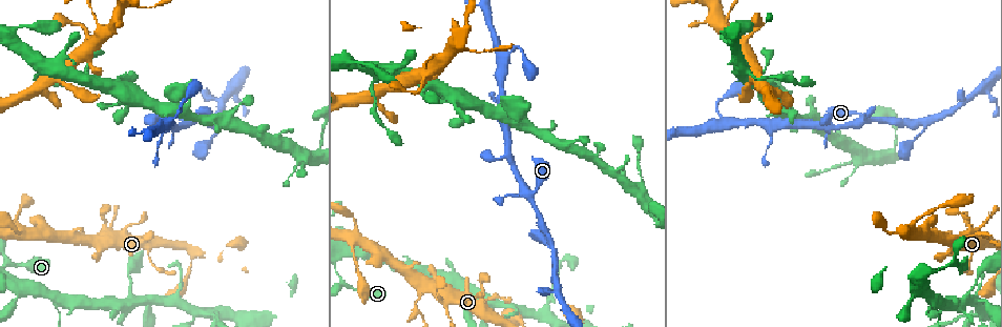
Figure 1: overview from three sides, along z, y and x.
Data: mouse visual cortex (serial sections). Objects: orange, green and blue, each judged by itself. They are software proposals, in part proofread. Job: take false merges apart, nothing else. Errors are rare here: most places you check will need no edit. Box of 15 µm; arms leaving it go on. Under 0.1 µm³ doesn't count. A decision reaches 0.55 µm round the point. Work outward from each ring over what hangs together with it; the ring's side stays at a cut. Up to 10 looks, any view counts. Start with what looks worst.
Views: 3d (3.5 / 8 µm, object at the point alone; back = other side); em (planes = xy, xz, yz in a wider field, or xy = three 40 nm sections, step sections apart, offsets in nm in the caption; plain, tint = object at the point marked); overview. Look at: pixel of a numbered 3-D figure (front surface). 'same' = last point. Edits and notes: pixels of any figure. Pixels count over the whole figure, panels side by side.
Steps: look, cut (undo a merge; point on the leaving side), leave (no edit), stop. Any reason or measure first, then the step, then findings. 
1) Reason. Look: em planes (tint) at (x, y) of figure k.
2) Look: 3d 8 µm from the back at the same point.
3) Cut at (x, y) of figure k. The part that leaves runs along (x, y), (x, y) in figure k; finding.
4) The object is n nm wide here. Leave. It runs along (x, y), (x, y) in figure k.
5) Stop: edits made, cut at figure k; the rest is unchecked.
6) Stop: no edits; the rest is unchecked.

Three arms meet. Look: 3d 3.5 µm at (954, 263) of figure 1.

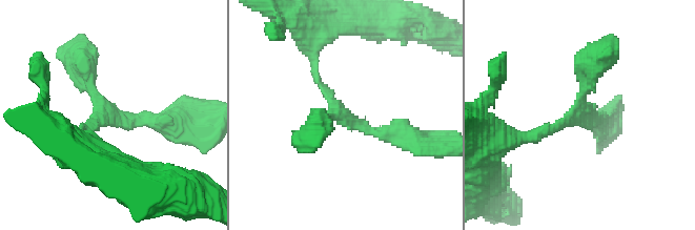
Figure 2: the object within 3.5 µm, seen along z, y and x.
3 arms meet here; the arms are 150, 250, 250 nm wide. Leave. It runs along (417, 139), (356, 123), (330, 99), (314, 66) in figure 2; all the same cell.

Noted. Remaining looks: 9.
Abrupt turn. Look: 3d 3.5 µm from the back at (414, 301) of figure 1.

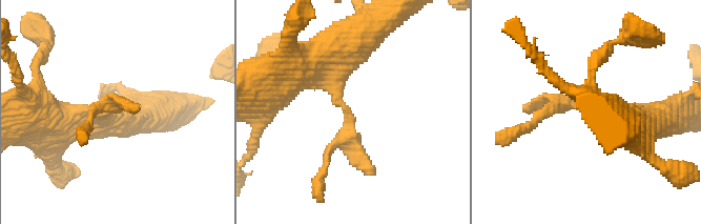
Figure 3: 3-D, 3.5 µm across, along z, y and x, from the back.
Look: em xy step 1 (tint) at (114, 108) of figure 3.

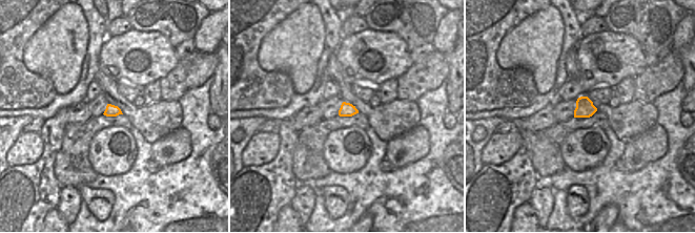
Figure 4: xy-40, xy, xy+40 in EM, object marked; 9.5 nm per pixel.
Leave. It runs along (311, 61), (350, 115), (321, 168) in figure 3; continuous, no second cell.

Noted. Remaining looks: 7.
Branch point. Look: 3d 3.5 µm from the back at (192, 122) of figure 1.

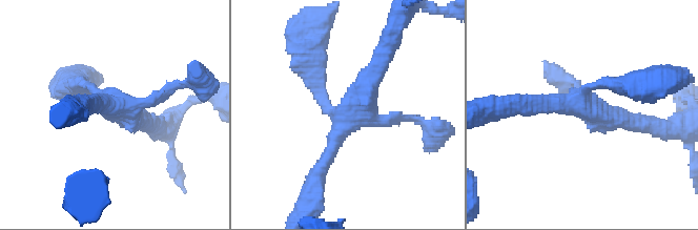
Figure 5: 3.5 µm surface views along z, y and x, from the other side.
Need the tissue. Look: em planes (plain) at (108, 104) of figure 5.

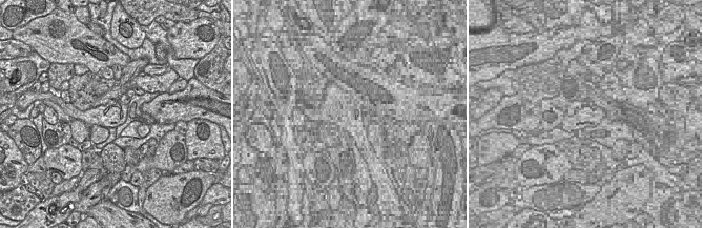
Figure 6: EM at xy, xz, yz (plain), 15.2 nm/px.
Look: em planes (tint) at the same point.

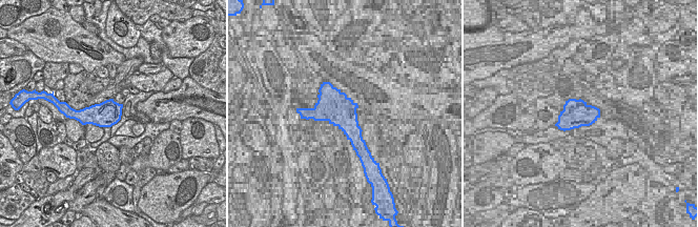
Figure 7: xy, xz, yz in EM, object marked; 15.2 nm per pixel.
Leave. It runs along (78, 85), (95, 88), (143, 121) in figure 5; continuous, no second cell.

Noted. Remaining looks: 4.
Look: 3d 8 µm at (549, 299) of figure 1.

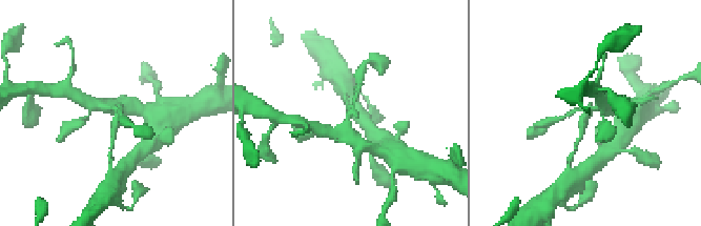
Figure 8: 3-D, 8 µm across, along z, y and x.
Closer look. Look: 3d 3.5 µm at (115, 109) of figure 8.

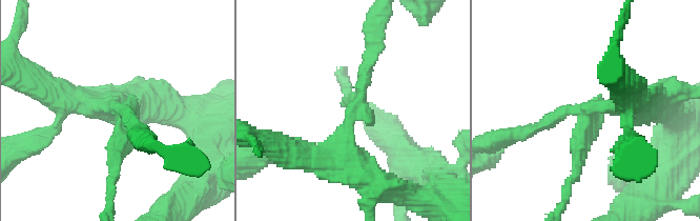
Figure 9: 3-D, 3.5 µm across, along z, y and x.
Look: em planes (tint) at (119, 109) of figure 9.

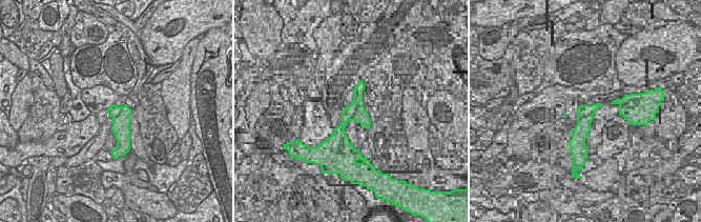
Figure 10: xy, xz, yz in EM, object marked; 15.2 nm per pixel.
Leave. It runs along (315, 155), (344, 138), (373, 49) in figure 9; continuous, no second cell.

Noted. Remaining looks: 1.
Stop: no edits; the rest is unchecked.

